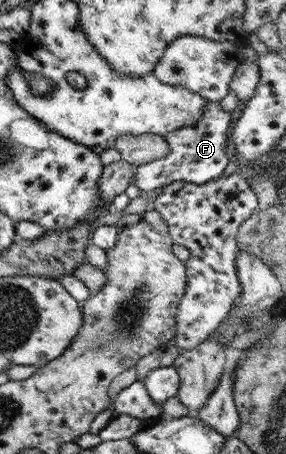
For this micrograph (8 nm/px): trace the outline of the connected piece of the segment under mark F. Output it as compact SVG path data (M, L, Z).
M206 101L201 118L193 126L178 128L163 136L166 145L169 145L169 153L165 157L133 167L133 182L144 195L147 191L173 182L201 184L217 178L230 160L227 153L228 135L234 117L233 113L221 108L219 101Z

